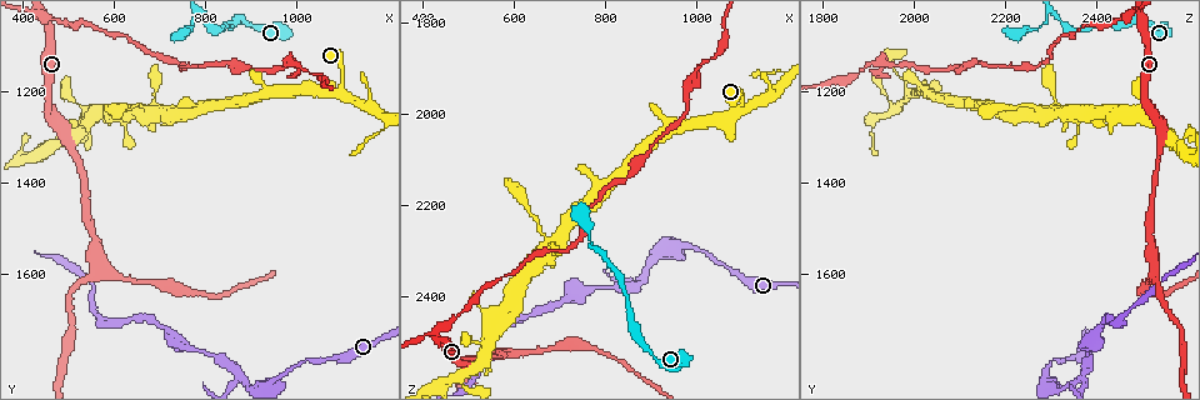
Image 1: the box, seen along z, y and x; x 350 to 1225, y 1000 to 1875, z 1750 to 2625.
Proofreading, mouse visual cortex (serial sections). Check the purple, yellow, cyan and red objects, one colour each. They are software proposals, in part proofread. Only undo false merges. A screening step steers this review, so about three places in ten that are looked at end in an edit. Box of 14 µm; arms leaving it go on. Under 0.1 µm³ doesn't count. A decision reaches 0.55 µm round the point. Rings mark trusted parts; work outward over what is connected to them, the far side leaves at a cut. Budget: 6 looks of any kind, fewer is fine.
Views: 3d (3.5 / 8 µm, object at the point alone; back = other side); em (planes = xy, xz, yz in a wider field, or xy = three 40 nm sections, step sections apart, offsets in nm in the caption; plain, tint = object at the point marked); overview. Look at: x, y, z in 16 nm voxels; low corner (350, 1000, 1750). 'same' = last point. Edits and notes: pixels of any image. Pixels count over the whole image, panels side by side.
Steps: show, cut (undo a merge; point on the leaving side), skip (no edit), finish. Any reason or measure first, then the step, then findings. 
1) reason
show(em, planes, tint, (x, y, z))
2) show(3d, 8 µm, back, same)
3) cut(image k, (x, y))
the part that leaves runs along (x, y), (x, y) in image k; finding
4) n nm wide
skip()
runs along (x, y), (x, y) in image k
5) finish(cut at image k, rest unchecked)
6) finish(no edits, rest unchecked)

show(3d, 8 µm, (875, 1825, 2365))

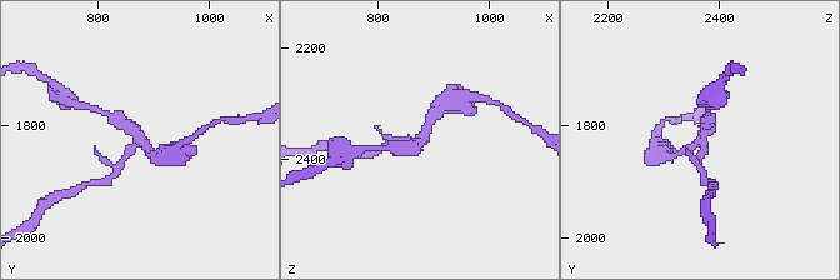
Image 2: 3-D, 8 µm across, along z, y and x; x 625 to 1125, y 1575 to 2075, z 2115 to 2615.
3 arms; arms of 200, 200, 350 nm
show(em, xy, step 3, tint, (875, 1825, 2365))

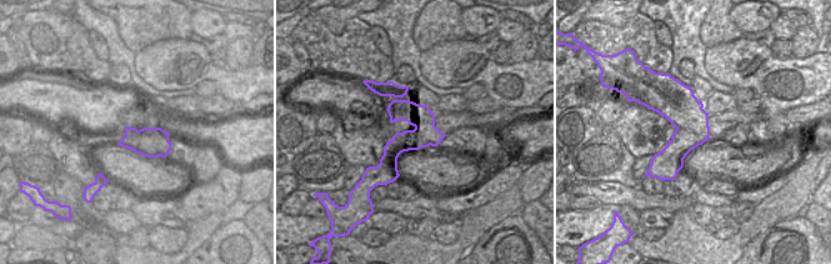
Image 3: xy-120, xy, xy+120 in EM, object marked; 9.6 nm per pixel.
cut(image 2, (121, 120))
the part that leaves runs along (136, 135), (115, 116), (94, 109) in image 2; two cells meet here

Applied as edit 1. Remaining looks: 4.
show(overview)

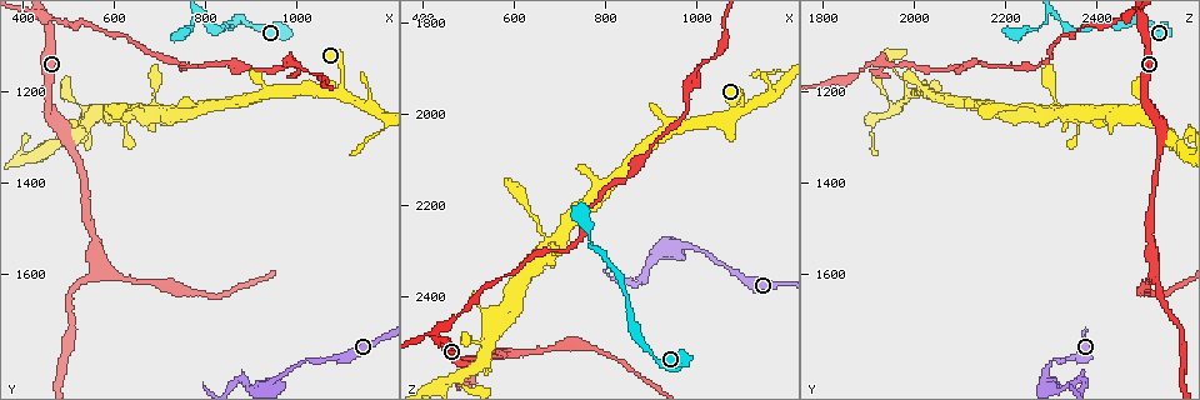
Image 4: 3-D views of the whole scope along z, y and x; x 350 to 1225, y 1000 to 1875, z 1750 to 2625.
three arms meet
show(3d, 3.5 µm, (575, 1580, 2530))

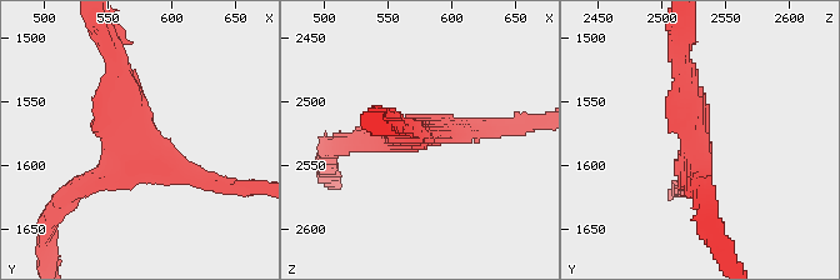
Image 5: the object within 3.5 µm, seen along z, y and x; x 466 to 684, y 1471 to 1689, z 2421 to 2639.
3 arms; arms of 200, 250, 300 nm; need the tissue
show(em, planes, tint, (574, 1584, 2528))

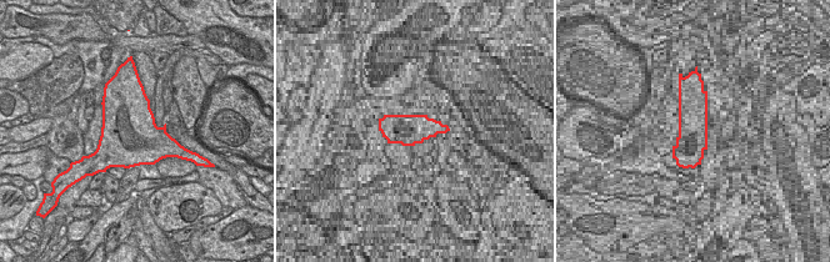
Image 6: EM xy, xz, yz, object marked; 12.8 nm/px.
skip()
runs along (119, 68), (138, 148), (210, 179) in image 5; one cell here

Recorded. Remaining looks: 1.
finish(cut at image 2, rest unchecked)

